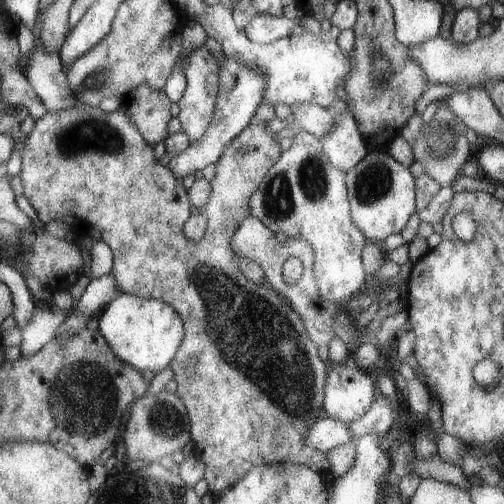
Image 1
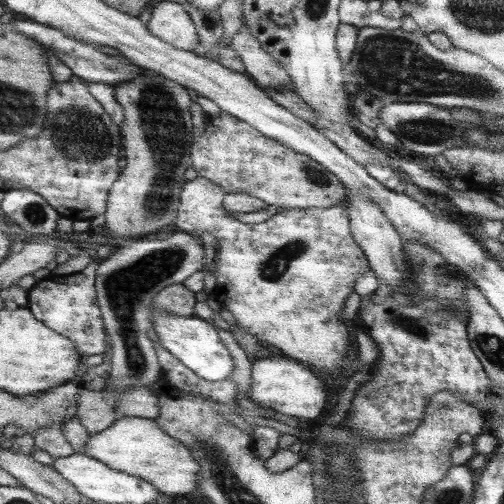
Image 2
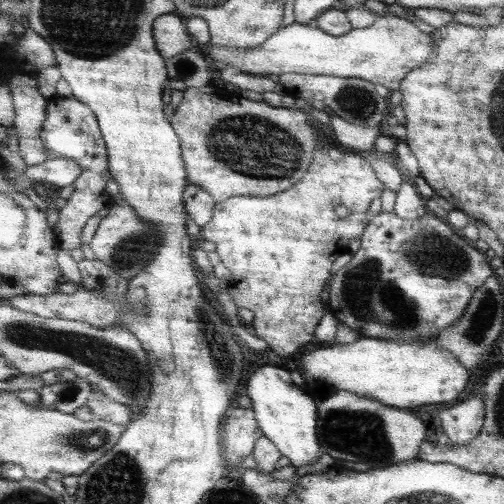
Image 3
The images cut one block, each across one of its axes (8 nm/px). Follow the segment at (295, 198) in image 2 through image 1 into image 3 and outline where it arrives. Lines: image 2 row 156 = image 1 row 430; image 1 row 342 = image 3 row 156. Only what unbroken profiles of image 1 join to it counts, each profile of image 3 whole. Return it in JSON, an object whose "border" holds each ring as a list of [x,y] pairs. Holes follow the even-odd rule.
{"border":[[[219,84],[189,88],[187,92],[183,92],[183,100],[177,106],[171,122],[179,132],[179,140],[183,142],[187,178],[191,178],[191,184],[195,184],[197,188],[205,188],[217,204],[231,200],[233,196],[275,196],[275,192],[281,192],[301,180],[311,164],[313,152],[319,148],[319,130],[311,122],[307,122],[307,114],[303,110],[275,108],[265,102],[251,102],[247,98],[241,98],[239,94],[227,96],[221,92]]]}

